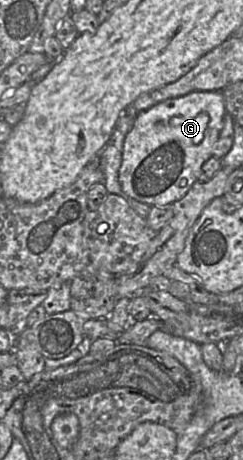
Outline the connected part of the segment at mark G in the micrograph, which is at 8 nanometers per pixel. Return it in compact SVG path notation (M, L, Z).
M194 91L166 99L137 113L123 143L122 162L118 172L118 181L124 195L150 206L165 206L181 200L198 180L203 163L212 156L223 128L225 113L221 91Z

